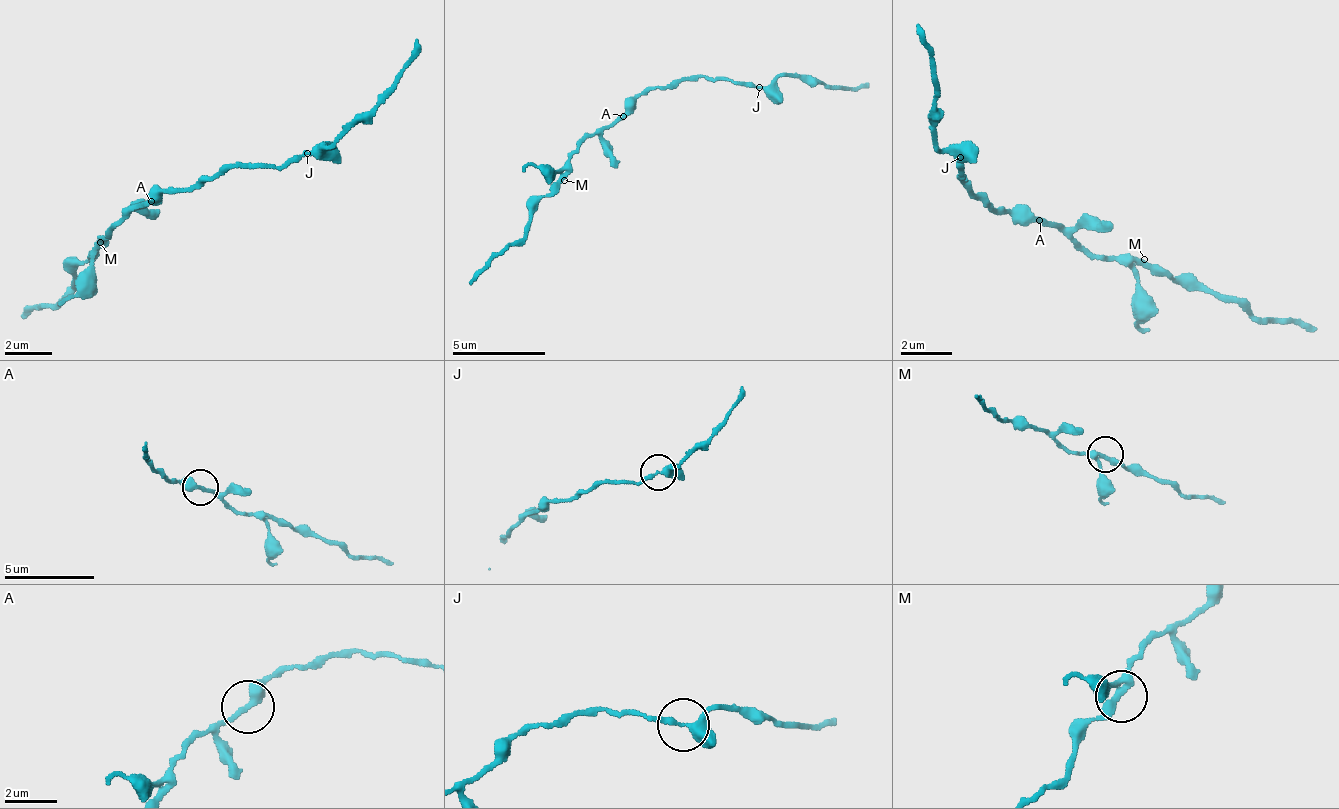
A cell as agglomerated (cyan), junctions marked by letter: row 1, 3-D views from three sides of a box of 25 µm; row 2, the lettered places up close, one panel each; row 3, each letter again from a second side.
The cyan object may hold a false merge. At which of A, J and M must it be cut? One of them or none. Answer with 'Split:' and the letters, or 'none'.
Split: none

